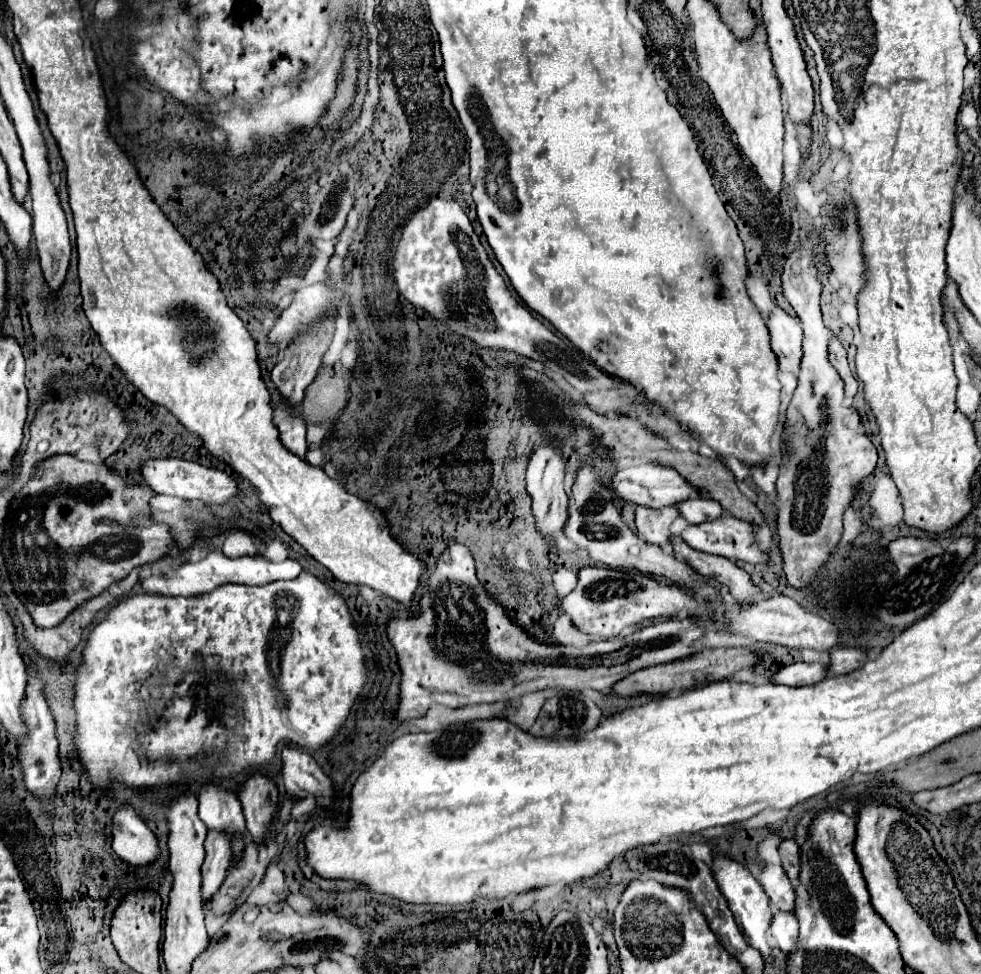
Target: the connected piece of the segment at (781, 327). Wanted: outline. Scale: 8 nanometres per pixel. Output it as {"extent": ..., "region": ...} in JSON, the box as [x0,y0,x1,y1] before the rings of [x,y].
{"extent":[769,308,803,374],"region":[[[775,308],[769,318],[769,334],[771,334],[771,348],[777,354],[781,372],[799,374],[803,358],[801,326],[793,318],[789,318],[781,308]]]}

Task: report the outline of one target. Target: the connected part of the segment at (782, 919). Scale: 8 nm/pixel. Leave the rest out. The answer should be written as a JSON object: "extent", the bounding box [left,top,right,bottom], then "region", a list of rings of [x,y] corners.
{"extent":[771,908,799,954],"region":[[[773,908],[771,936],[773,936],[773,944],[781,948],[785,954],[793,952],[799,936],[797,916],[793,912],[779,912],[779,908]]]}

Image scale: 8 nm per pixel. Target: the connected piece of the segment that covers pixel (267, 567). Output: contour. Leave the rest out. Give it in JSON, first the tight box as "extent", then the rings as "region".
{"extent":[141,550,301,596],"region":[[[211,550],[203,560],[189,562],[179,566],[171,572],[171,576],[163,574],[151,574],[141,578],[141,586],[147,592],[159,592],[161,596],[201,596],[203,592],[211,592],[223,584],[235,582],[235,584],[253,584],[263,586],[275,580],[291,580],[299,576],[301,566],[297,560],[283,560],[283,562],[267,562],[263,556],[241,556],[241,558],[227,558],[219,550]]]}

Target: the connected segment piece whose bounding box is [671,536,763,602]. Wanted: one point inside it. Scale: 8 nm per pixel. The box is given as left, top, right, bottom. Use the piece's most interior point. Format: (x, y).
(707, 565)

